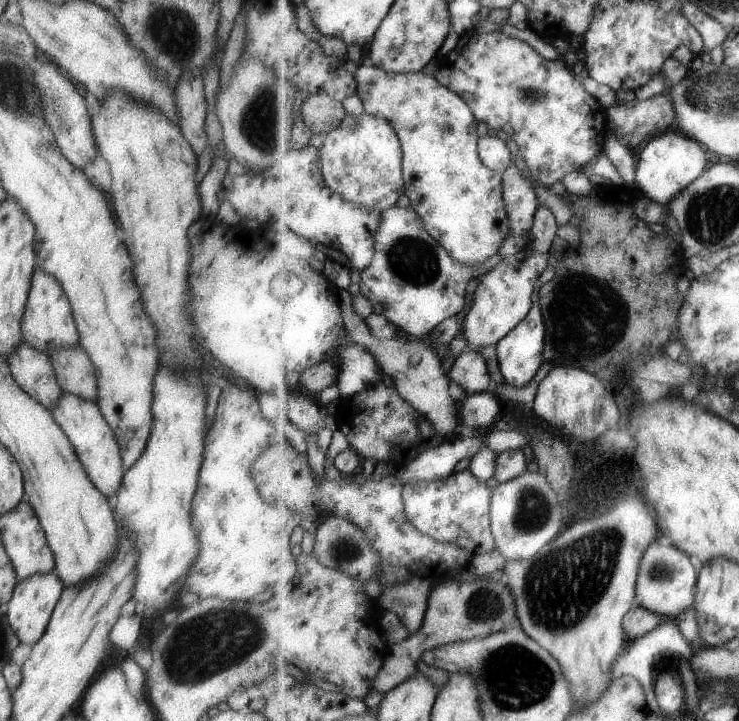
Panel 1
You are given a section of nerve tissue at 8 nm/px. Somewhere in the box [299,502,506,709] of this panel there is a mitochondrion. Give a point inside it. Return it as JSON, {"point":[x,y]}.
{"point":[482,606]}

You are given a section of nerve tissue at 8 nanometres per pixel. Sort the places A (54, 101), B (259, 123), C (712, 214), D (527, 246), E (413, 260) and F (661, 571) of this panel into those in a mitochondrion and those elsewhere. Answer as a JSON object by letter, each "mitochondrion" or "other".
{"A":"mitochondrion","B":"mitochondrion","C":"mitochondrion","D":"other","E":"mitochondrion","F":"mitochondrion"}

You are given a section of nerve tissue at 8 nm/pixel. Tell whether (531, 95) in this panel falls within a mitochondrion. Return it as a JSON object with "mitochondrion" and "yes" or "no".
{"mitochondrion":"yes"}

